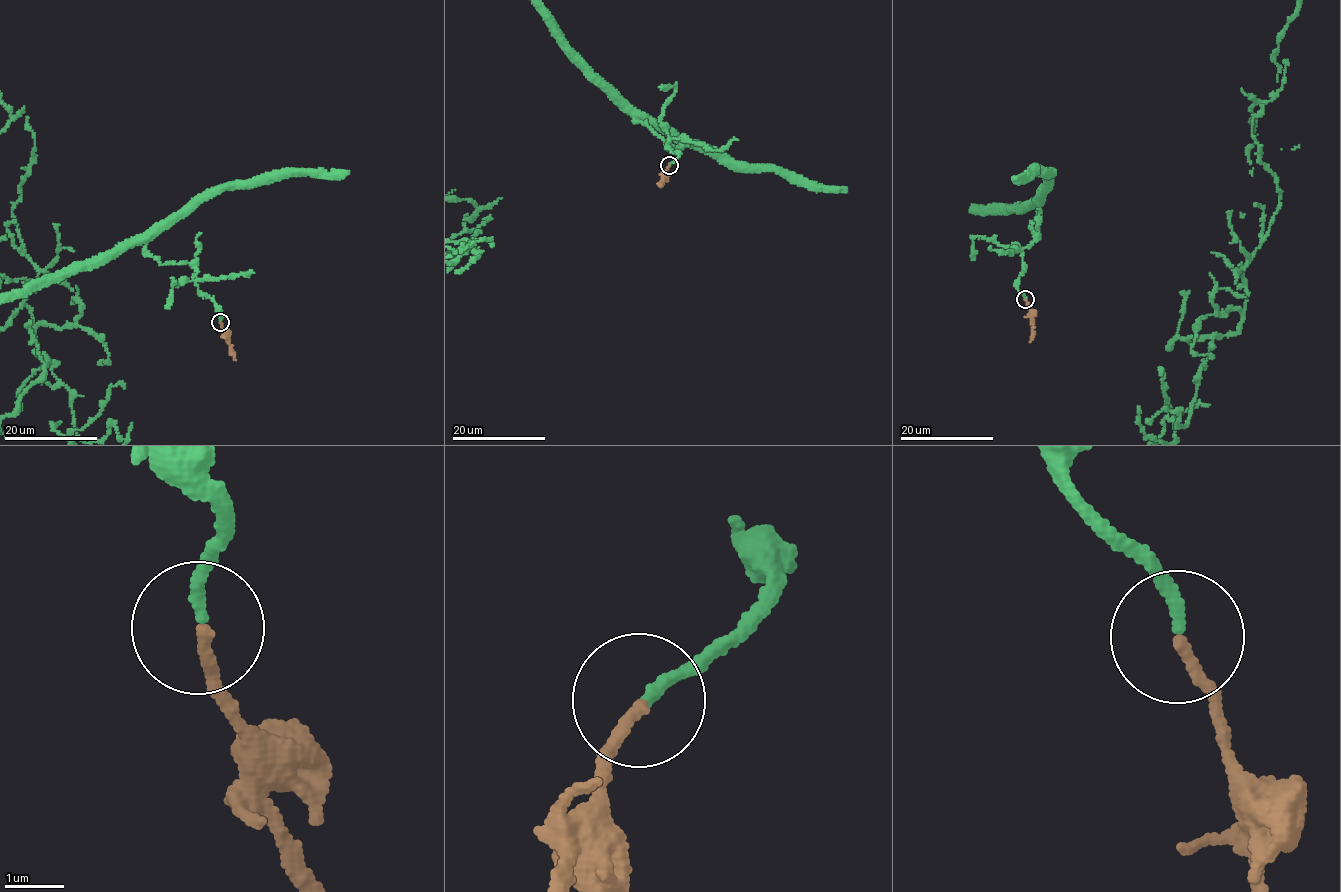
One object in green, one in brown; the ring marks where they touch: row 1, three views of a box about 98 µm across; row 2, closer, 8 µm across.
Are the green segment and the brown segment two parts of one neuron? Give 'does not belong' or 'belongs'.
belongs

